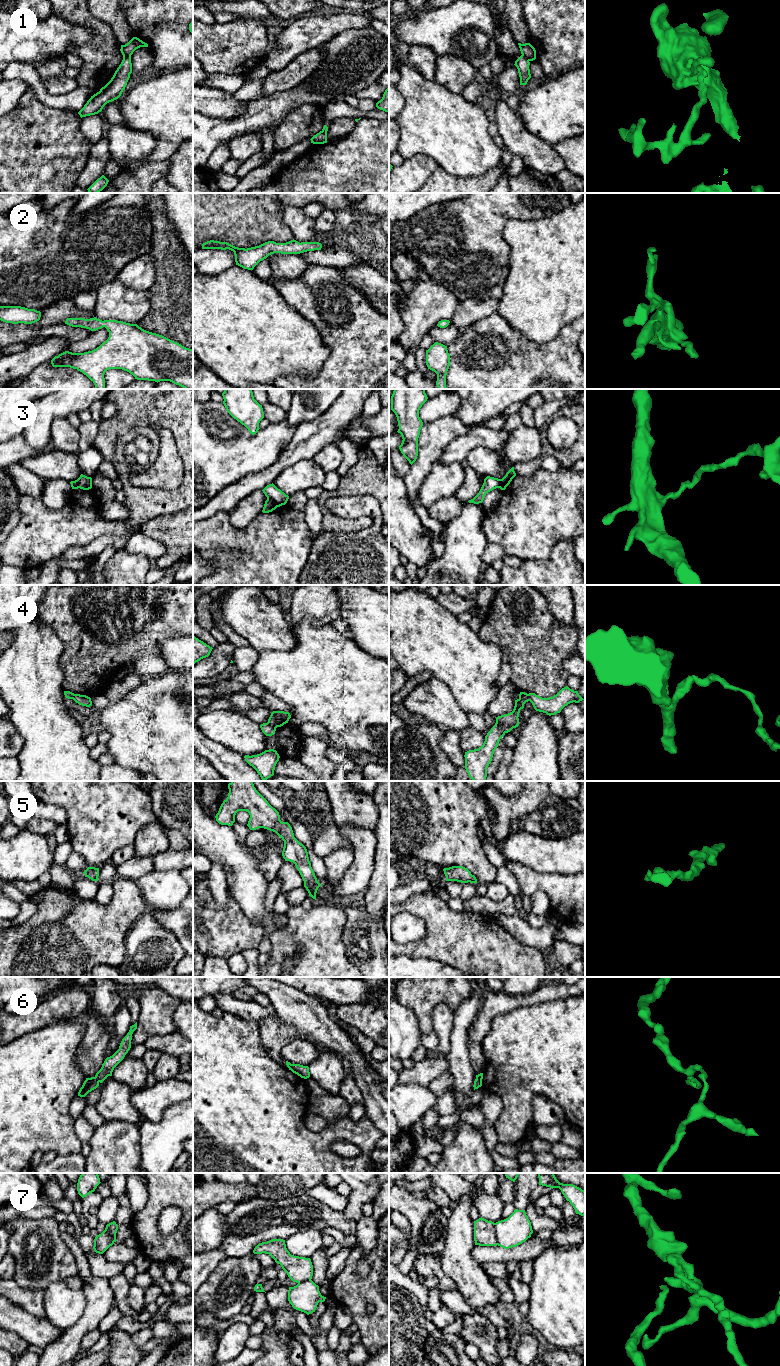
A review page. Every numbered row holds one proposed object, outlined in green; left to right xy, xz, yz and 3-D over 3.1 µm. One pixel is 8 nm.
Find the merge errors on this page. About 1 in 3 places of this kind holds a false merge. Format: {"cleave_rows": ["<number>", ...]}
{"cleave_rows": ["1", "3", "4", "6", "7"]}

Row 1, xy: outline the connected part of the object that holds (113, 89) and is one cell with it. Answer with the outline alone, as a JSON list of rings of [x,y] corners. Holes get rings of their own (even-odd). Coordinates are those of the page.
[[[125,57],[111,80],[99,92],[91,96],[84,107],[78,112],[80,117],[98,114],[107,103],[118,99],[125,89],[131,73],[131,57]]]

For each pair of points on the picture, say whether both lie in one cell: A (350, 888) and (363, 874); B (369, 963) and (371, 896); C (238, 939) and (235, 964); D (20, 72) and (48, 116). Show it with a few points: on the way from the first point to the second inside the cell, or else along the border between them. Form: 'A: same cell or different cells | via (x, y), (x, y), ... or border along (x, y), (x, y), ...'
A: same cell | via (352, 885), (360, 877)
B: different cells | border along (364, 908), (372, 918), (378, 920)
C: different cells | border along (240, 952), (231, 955), (227, 959)
D: different cells | border along (30, 86), (35, 95), (45, 105)

